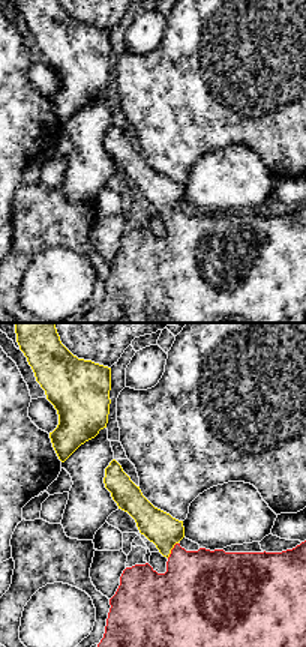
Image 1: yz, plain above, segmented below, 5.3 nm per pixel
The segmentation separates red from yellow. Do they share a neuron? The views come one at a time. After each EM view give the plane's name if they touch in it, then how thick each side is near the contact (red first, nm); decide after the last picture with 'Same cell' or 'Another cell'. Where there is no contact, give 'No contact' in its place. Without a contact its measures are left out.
Touches red in yz. Thickness 400 nm (red) against 180 nm

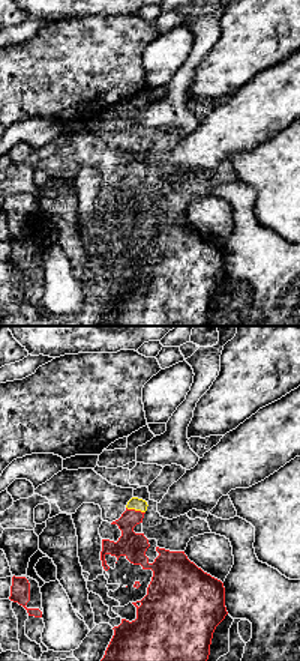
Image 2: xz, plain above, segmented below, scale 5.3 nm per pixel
Touches red in xz. Thickness 140 nm (red) against 70 nm

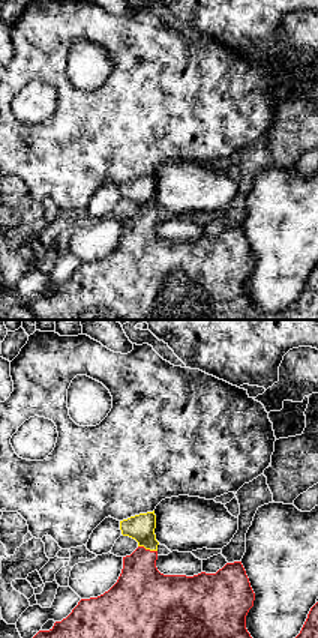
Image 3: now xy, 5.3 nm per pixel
Touches red in xy. Thickness 320 nm (red) against 140 nm

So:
Same cell

